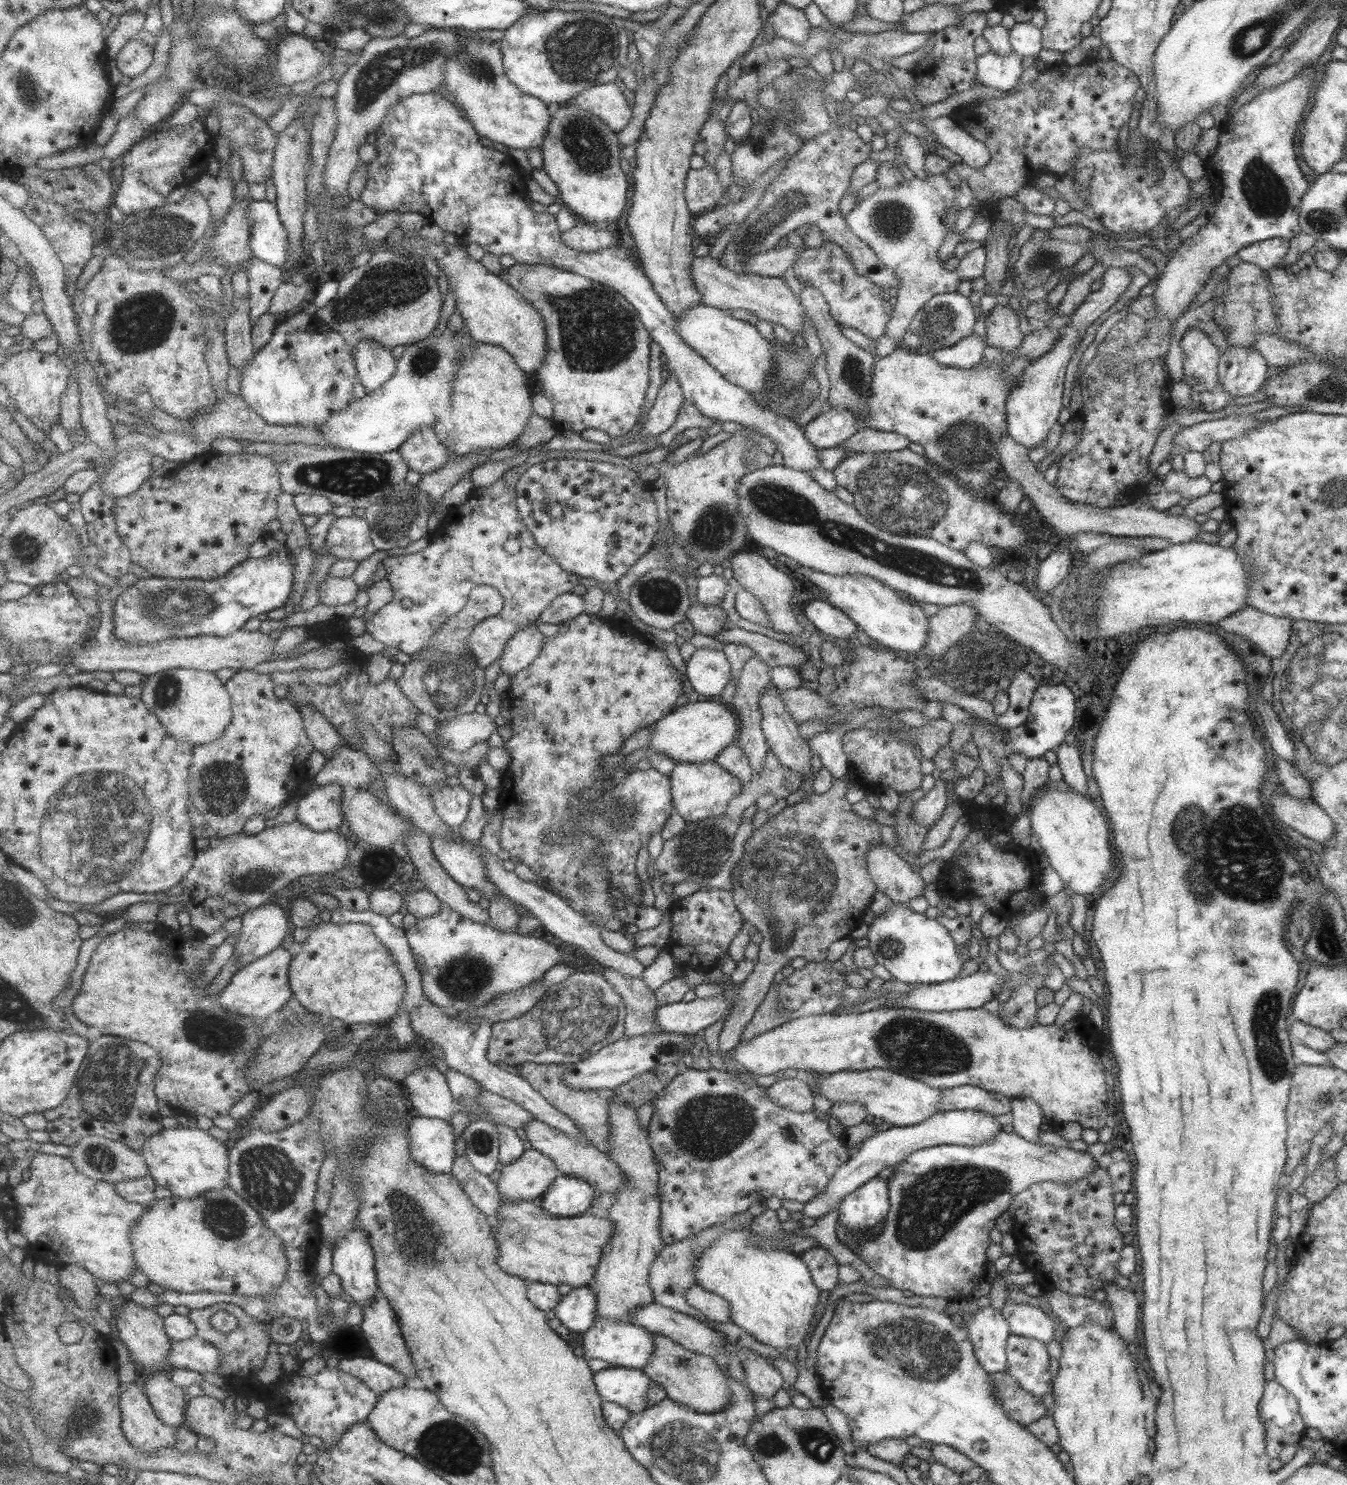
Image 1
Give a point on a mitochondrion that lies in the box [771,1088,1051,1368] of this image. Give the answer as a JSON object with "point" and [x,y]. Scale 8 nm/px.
{"point":[929,1208]}

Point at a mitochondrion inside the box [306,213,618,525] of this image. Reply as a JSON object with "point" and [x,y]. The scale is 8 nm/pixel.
{"point":[386,286]}

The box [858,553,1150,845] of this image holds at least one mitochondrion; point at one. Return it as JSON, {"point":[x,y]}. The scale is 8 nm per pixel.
{"point":[967,646]}

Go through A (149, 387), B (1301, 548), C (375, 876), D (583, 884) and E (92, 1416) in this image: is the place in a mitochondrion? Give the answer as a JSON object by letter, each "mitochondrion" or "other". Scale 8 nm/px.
{"A":"other","B":"other","C":"other","D":"mitochondrion","E":"mitochondrion"}

